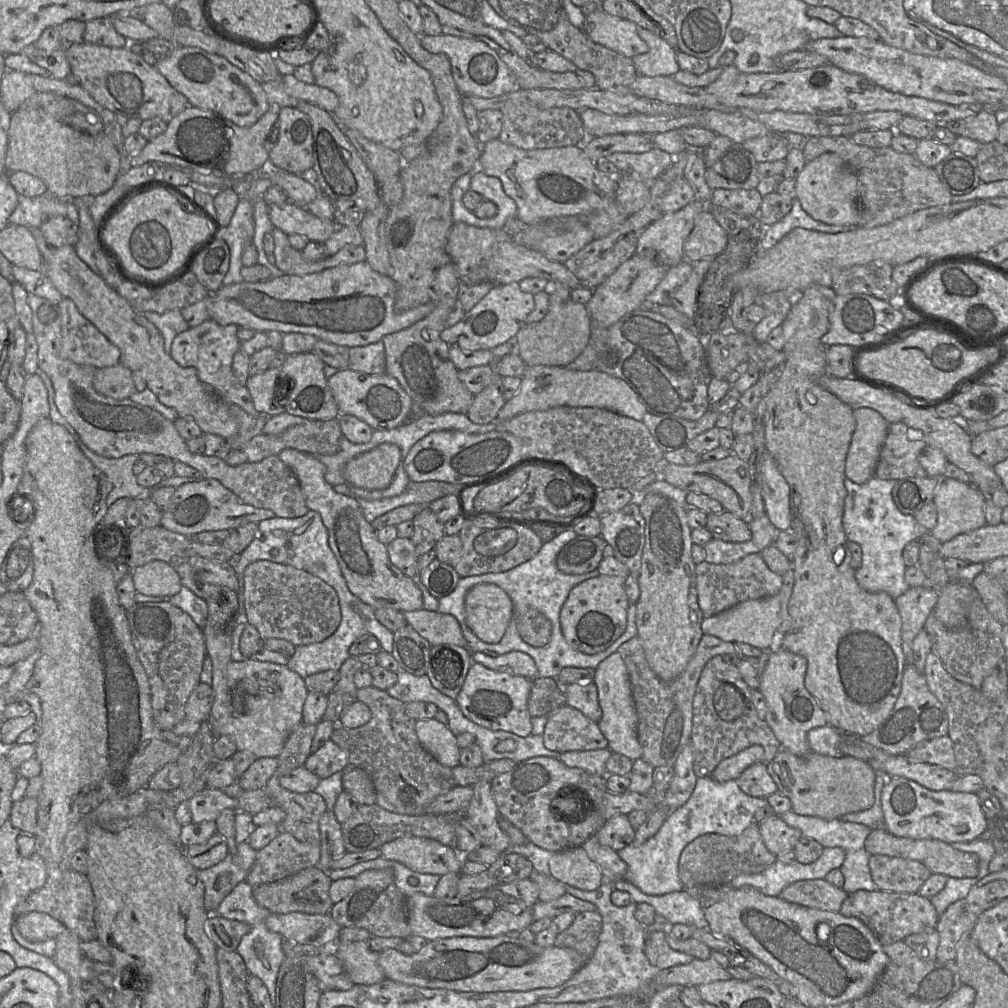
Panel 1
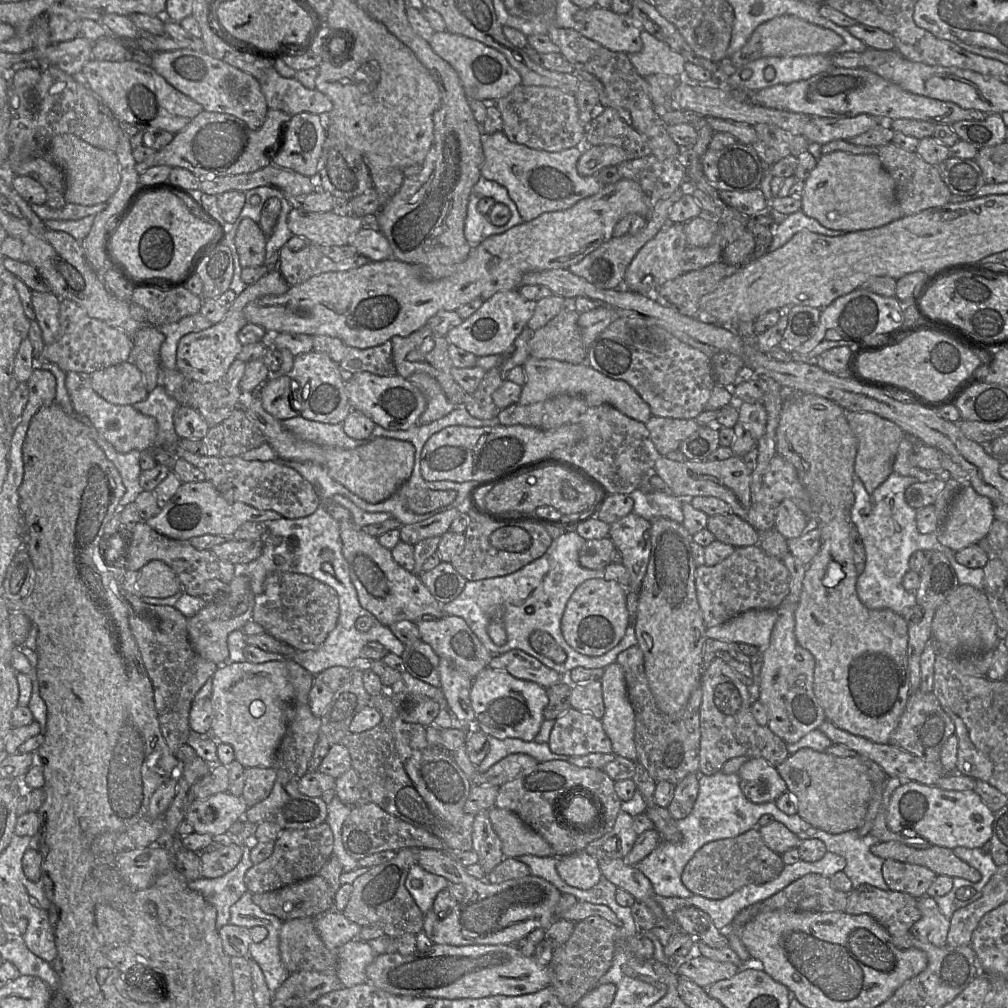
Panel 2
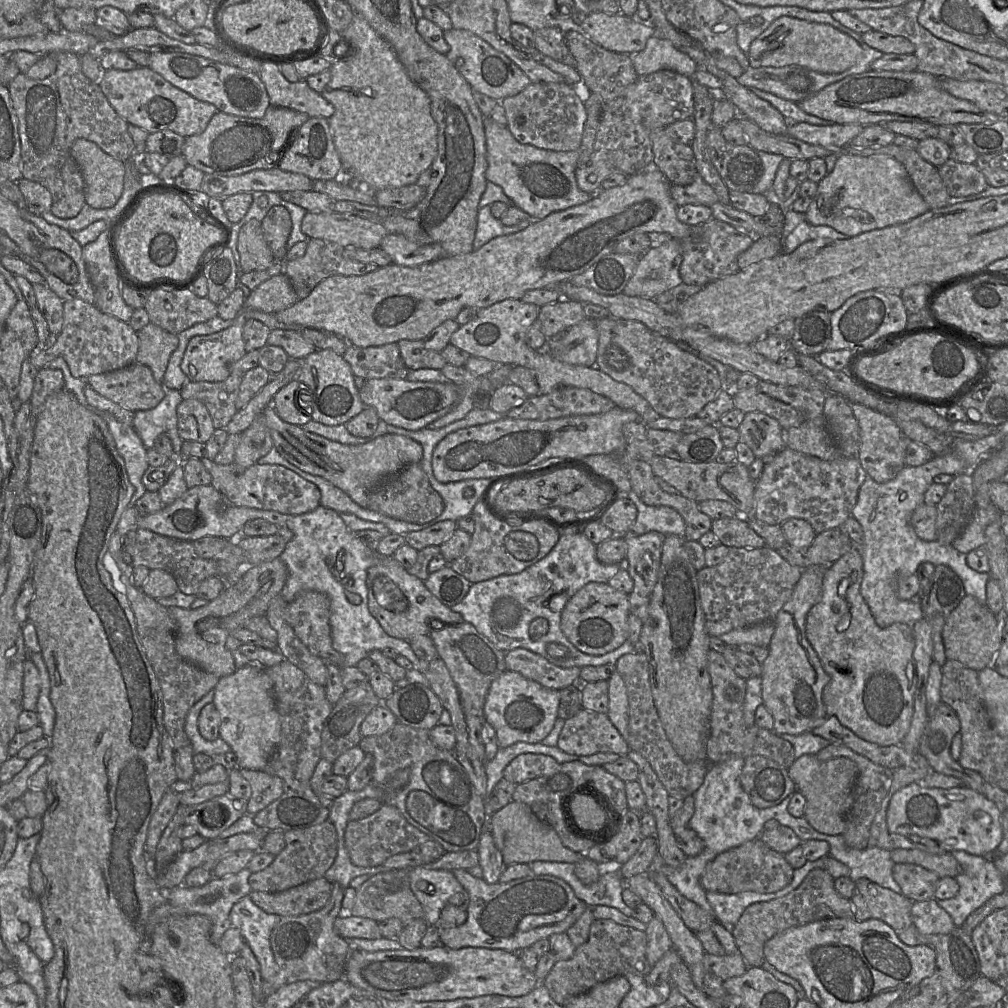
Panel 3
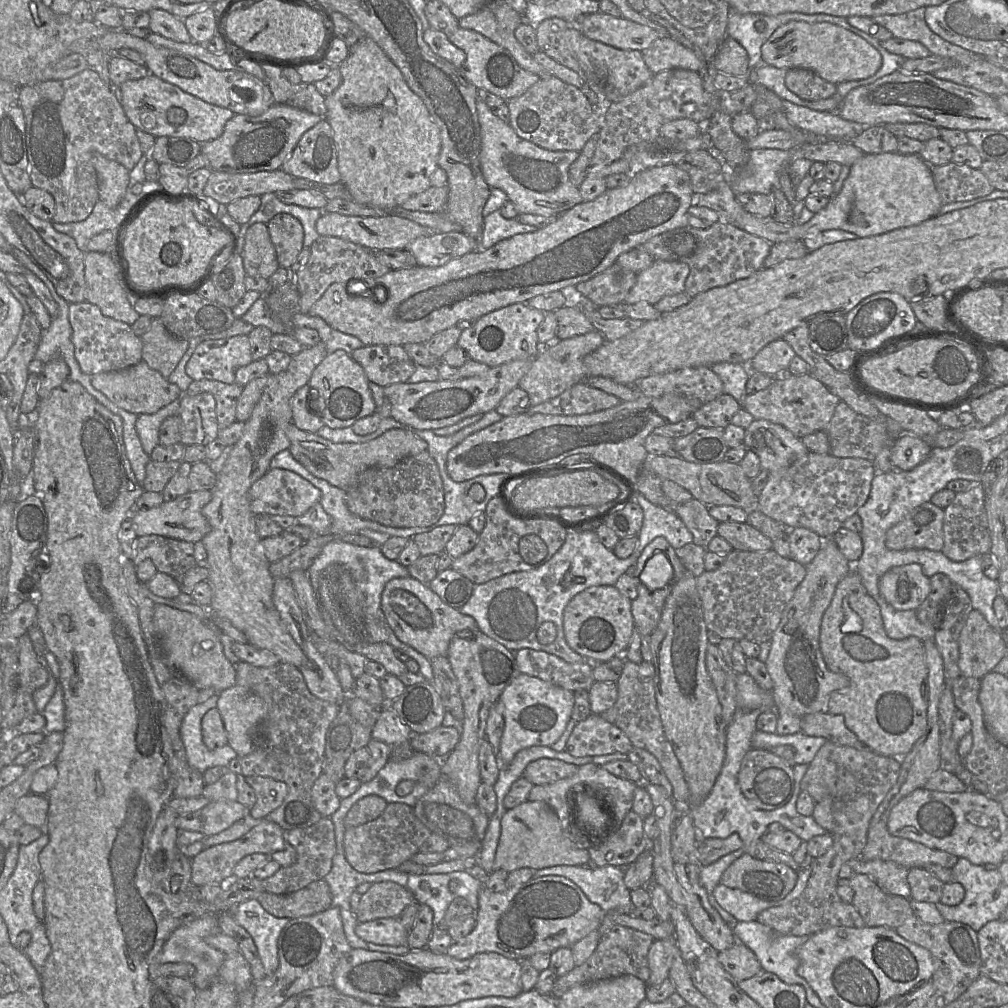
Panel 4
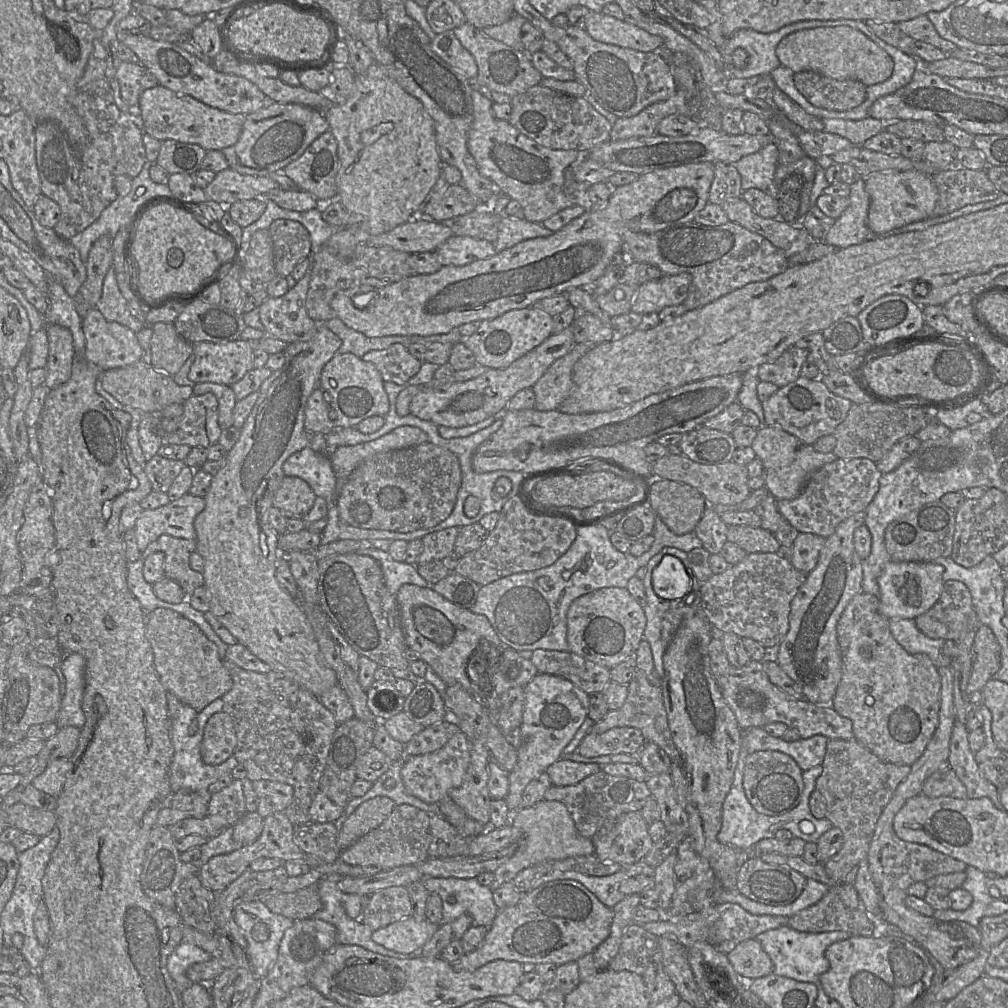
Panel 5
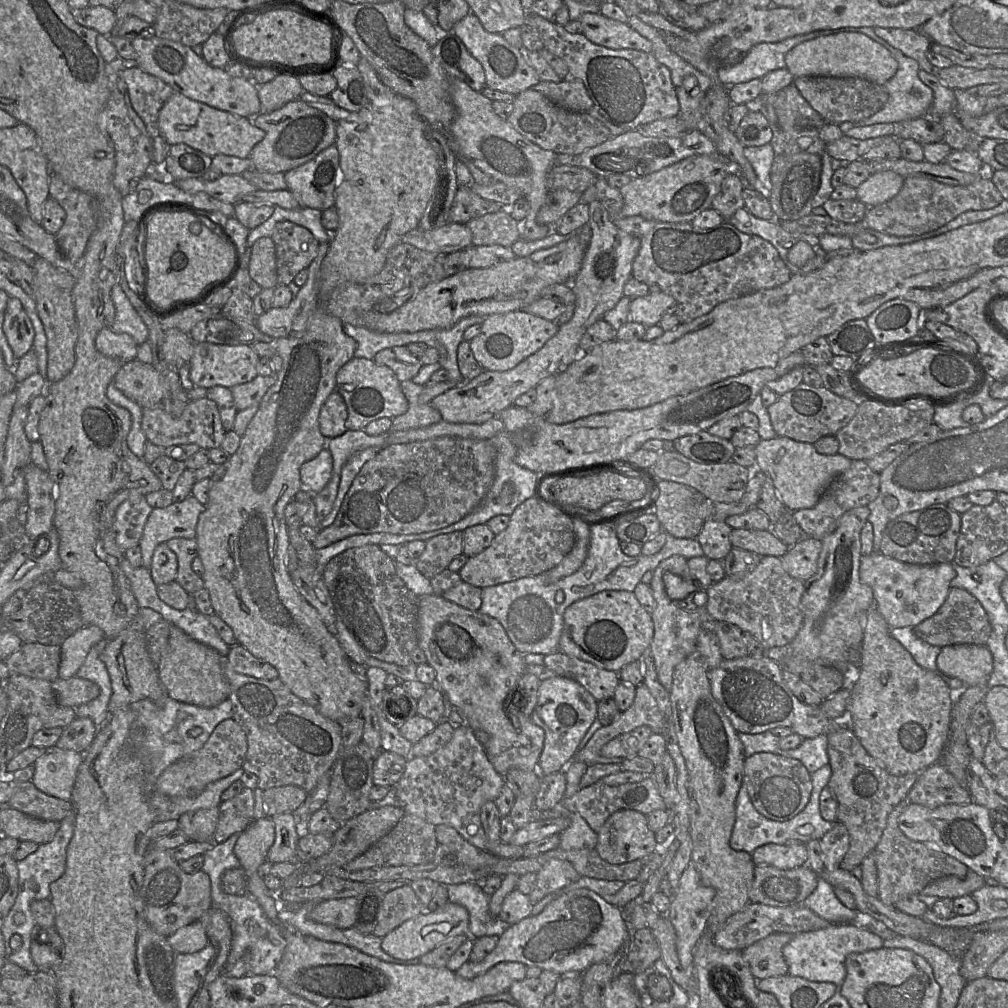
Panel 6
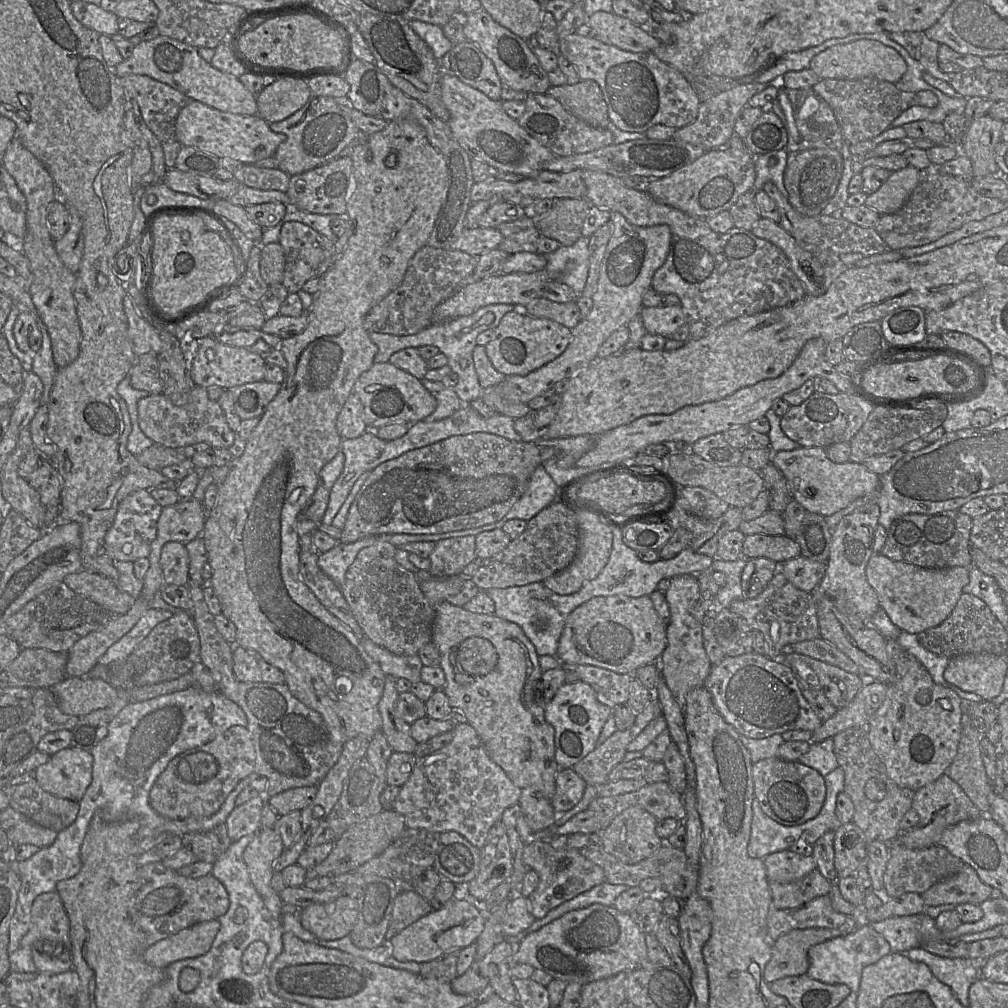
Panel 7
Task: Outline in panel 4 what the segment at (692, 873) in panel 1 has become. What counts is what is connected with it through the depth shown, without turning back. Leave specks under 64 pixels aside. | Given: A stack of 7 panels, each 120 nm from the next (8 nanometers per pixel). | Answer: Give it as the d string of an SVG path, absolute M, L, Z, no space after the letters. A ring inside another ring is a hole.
M744 853L722 874L720 884L764 901L784 899L795 887L798 871L784 863L759 860Z

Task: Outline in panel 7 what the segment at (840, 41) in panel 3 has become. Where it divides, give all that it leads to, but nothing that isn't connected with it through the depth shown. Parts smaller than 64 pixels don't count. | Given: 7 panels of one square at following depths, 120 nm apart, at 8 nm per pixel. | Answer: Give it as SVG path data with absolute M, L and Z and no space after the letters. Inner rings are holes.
M858 39L845 44L836 44L815 55L810 64L821 79L877 78L890 83L898 82L907 70L903 57L893 48L873 39Z

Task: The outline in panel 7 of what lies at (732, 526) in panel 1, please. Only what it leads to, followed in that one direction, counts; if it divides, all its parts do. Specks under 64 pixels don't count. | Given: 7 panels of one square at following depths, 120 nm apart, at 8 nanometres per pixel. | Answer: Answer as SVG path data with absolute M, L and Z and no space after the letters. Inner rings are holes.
M752 534L747 535L743 543L743 555L748 558L765 557L778 564L801 555L799 544L787 536Z

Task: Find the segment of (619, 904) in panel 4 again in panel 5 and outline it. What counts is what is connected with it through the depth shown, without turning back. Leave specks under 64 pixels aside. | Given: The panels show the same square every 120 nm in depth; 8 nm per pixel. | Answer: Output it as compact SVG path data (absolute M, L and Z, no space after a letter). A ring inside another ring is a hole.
M553 870L535 879L531 883L531 889L554 880L575 880L591 891L605 906L613 908L626 897L620 892L620 885L628 878L623 870L603 877L587 876L575 871Z

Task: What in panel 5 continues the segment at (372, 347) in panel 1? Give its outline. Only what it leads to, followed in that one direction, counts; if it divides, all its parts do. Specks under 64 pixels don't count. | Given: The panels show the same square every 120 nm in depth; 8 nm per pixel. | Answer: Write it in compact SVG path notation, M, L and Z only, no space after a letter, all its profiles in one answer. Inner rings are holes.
M396 343L382 350L367 352L362 360L372 363L381 374L384 382L408 385L409 379L416 375L422 362L411 355L408 347Z

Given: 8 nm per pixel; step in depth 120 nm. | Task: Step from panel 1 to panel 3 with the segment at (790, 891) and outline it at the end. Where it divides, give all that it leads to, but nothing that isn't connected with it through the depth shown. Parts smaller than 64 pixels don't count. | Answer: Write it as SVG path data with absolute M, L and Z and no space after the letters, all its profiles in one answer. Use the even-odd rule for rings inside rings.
M816 868L786 896L748 906L731 933L748 966L760 967L765 961L764 944L773 936L791 927L829 918L854 918L854 908L849 899L838 894L834 888L834 878L827 871Z

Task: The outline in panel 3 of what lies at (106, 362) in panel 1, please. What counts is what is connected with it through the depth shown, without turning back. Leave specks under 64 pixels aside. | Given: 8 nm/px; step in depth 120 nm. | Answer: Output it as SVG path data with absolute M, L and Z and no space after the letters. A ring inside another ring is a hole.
M81 299L63 302L63 326L58 335L51 335L48 344L40 346L29 358L37 368L57 357L62 357L75 378L112 372L125 368L136 361L139 348L137 332L127 322L101 312L94 304Z

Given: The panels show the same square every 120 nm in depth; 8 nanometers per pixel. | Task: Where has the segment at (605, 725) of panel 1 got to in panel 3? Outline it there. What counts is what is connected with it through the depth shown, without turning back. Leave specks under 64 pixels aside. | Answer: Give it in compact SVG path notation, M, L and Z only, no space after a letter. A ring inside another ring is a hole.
M615 671L608 682L608 711L612 724L622 737L627 740L628 698L625 683L621 675Z

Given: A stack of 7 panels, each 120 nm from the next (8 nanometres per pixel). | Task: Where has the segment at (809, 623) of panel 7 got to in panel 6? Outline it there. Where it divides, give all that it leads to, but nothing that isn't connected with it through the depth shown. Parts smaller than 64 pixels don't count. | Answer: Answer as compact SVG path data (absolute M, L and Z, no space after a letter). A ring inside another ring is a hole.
M762 556L753 571L745 576L726 575L706 589L706 610L717 621L725 621L738 626L743 632L752 634L765 649L788 645L795 638L803 624L801 598L805 582L790 576L783 568L781 557Z

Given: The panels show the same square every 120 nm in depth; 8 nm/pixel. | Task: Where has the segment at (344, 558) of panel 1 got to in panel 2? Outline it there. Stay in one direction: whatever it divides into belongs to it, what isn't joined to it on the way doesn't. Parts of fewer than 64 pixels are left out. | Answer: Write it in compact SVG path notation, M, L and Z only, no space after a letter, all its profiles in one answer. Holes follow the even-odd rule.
M332 500L322 501L322 505L339 524L342 553L362 608L371 612L381 624L387 627L402 620L416 623L423 615L432 615L435 618L446 615L443 604L431 595L419 576L401 567L393 559L391 551L379 544L377 537L367 534L358 527L349 510Z

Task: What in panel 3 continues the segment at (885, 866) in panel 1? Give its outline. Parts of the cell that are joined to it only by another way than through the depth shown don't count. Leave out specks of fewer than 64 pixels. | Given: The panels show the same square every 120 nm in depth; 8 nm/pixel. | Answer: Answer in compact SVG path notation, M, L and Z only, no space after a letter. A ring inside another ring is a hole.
M895 864L892 876L901 893L913 902L933 899L940 879L934 872L913 864Z

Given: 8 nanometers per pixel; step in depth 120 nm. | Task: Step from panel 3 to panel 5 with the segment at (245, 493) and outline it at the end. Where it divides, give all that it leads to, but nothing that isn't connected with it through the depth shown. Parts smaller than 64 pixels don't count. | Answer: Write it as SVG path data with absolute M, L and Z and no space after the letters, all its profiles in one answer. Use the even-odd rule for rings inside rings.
M295 476L282 479L273 498L273 507L278 508L286 518L303 519L314 505L316 495L307 482Z

